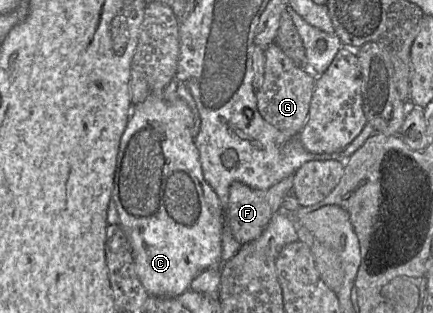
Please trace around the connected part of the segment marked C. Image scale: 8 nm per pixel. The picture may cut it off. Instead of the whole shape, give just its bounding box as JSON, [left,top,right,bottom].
[112,94,224,297]

